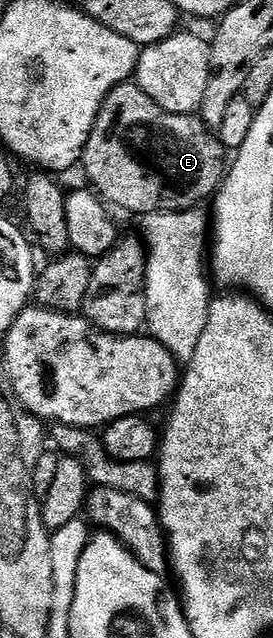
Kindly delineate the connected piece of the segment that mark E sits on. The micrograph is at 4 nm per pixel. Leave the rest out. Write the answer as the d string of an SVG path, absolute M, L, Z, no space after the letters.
M128 80L122 82L117 88L113 88L113 92L109 92L109 96L103 102L101 112L95 121L93 132L89 136L89 140L83 149L83 157L81 159L81 170L87 173L90 185L96 194L103 199L104 202L112 207L120 206L123 210L128 210L131 214L139 214L138 216L146 216L149 214L168 214L169 212L177 212L178 210L189 210L203 204L203 201L210 199L212 195L222 186L225 175L229 170L229 154L223 148L223 141L218 133L212 127L206 126L202 117L193 114L174 114L173 112L165 112L165 108L161 108L153 100L149 100L149 96L145 96L145 92L134 81Z

